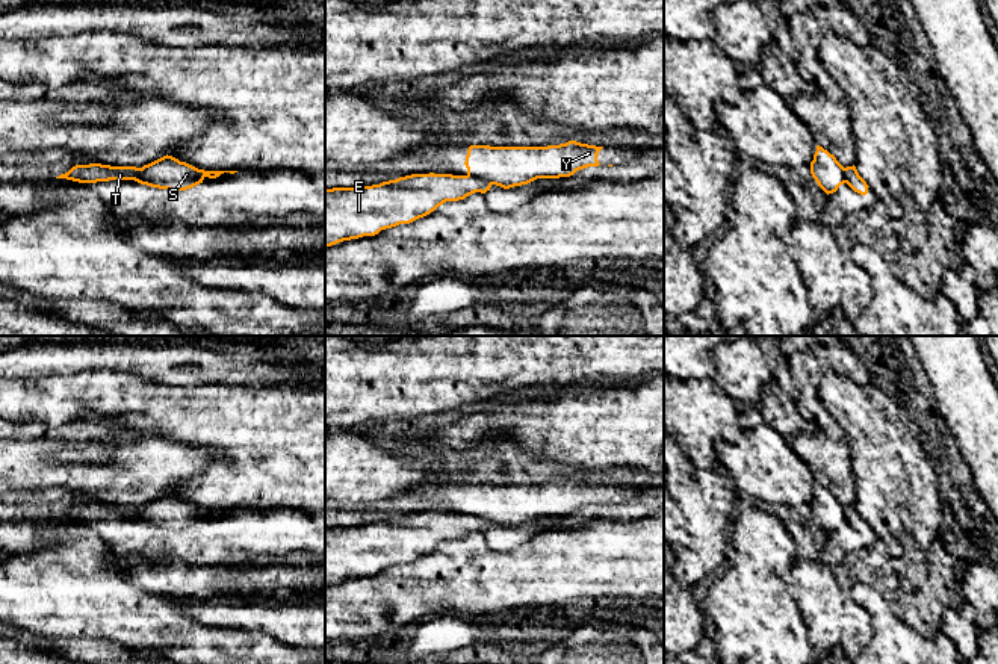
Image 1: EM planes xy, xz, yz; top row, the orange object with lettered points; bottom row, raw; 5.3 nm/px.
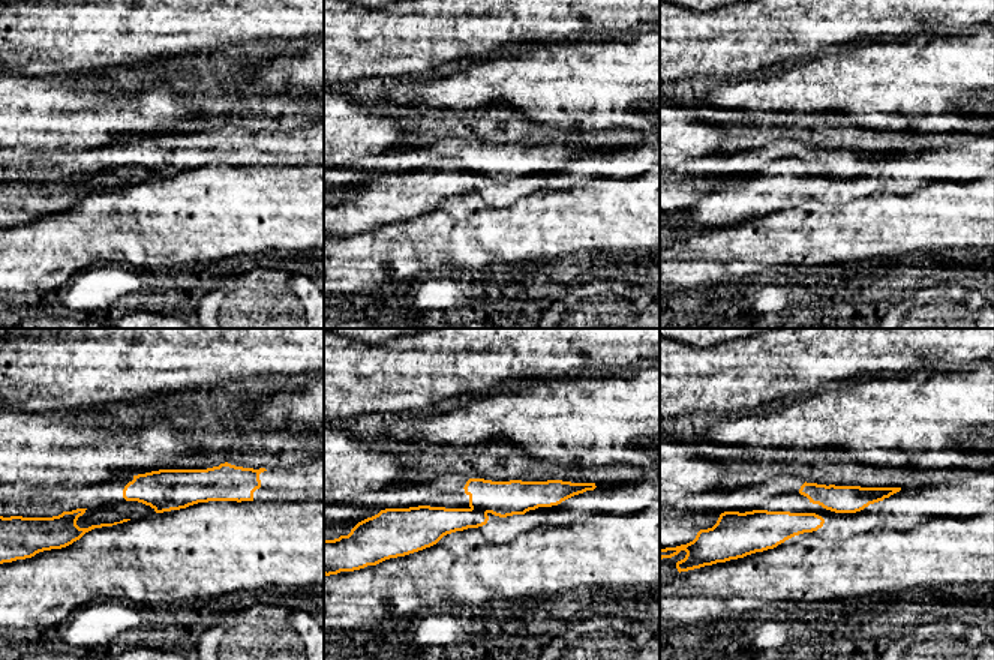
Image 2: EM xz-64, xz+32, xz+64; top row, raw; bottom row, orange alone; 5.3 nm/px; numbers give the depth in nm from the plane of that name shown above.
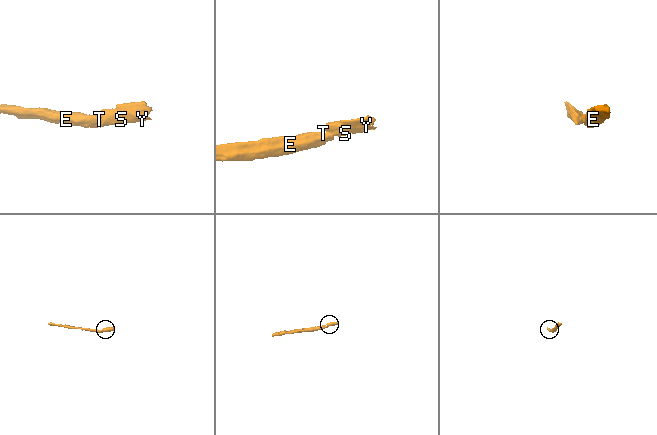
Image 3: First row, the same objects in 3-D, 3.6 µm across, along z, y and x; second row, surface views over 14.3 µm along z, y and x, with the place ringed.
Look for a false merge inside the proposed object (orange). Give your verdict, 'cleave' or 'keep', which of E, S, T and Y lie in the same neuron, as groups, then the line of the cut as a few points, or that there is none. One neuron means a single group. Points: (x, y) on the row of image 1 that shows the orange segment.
cleave; groups E T / S Y; cut xz (468, 174), (481, 177), (490, 185)

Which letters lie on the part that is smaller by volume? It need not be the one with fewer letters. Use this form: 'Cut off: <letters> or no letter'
Cut off: S, Y

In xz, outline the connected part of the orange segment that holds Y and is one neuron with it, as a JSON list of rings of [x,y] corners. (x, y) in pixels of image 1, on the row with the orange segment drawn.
[[[576,141],[547,147],[470,145],[464,165],[467,175],[510,189],[537,178],[570,177],[579,169],[599,166],[602,148]]]

